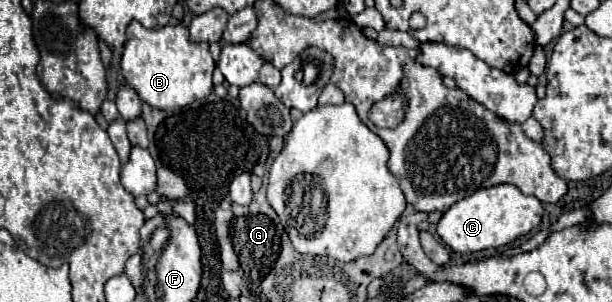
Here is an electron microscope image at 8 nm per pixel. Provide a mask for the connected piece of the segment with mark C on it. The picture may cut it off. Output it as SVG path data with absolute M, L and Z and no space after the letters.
M496 185L480 189L474 195L454 203L438 223L440 239L456 253L478 253L484 249L504 247L540 225L544 215L542 203L534 195L522 195L514 185Z

